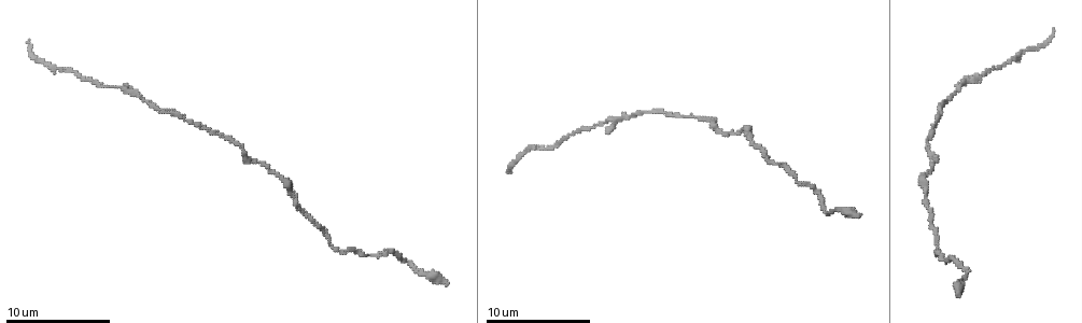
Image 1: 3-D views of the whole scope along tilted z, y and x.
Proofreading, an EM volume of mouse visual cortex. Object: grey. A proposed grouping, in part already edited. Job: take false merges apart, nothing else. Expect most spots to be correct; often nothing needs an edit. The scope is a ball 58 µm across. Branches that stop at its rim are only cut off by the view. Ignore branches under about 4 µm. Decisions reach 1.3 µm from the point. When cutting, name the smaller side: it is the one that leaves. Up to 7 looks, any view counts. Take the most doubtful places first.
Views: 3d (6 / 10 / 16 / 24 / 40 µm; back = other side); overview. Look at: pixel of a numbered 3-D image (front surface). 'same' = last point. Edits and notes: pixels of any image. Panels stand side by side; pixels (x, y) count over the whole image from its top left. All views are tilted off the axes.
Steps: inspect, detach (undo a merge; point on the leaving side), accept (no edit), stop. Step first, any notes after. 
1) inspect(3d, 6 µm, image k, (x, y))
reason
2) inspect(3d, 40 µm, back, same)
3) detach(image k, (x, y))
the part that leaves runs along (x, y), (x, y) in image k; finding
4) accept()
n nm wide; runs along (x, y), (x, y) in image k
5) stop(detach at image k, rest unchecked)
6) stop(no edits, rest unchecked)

inspect(3d, 10 µm, image 1, (799, 184))
thin neck

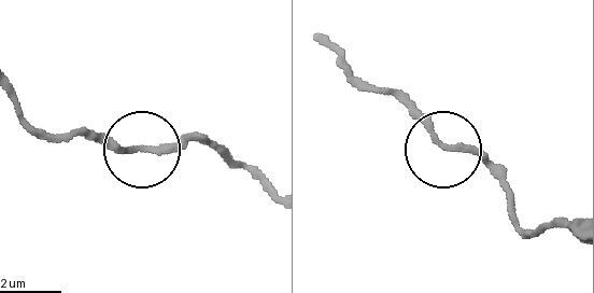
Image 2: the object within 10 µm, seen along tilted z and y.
accept()
runs along (314, 39), (508, 189) in image 2; all the same neuron

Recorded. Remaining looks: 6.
inspect(3d, 10 µm, image 1, (645, 111))
narrows sharply

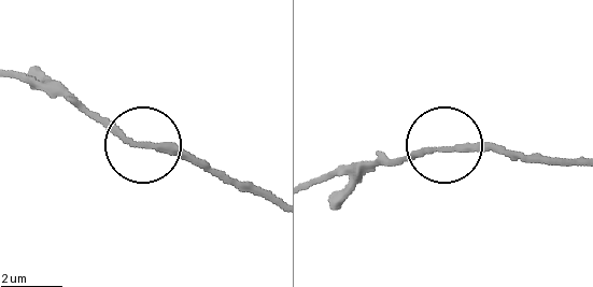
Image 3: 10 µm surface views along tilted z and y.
inspect(3d, 6 µm, image 3, (143, 144))

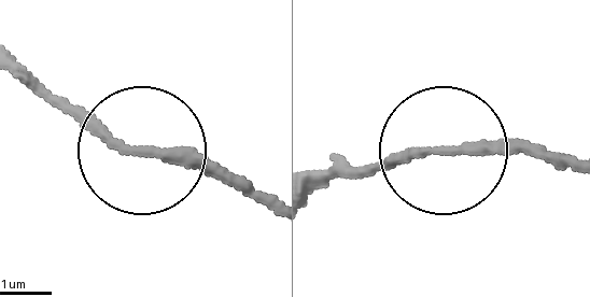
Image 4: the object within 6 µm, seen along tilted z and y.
accept()
runs along (275, 207), (78, 126), (47, 95) in image 4; one neuron here

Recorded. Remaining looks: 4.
inspect(3d, 10 µm, image 1, (121, 87))
side arm on a straight run

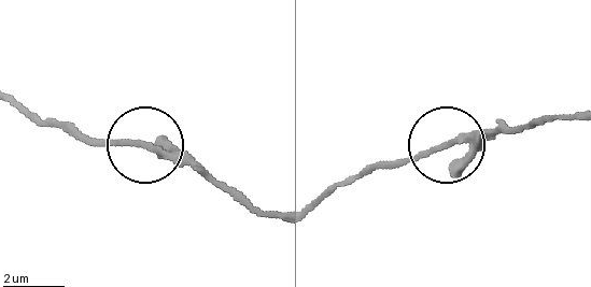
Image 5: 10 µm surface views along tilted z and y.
accept()
180 nm wide; continuous, no second neuron

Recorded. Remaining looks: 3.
inspect(3d, 6 µm, image 1, (332, 245))
narrows sharply

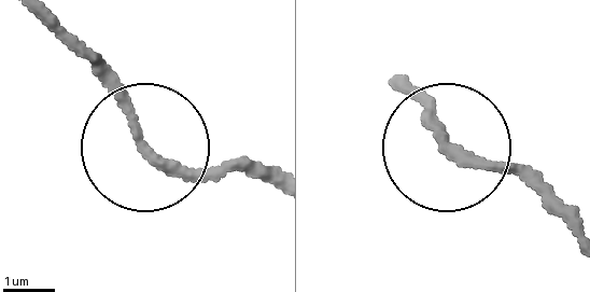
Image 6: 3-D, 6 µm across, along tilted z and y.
inspect(3d, 6 µm, back, image 6, (137, 137))

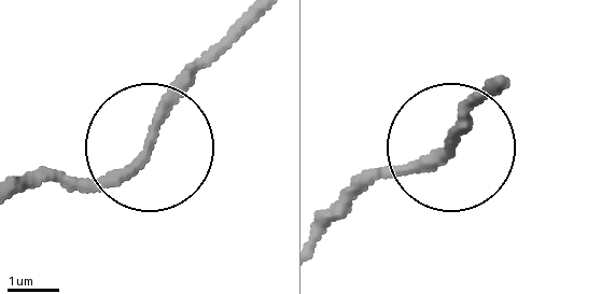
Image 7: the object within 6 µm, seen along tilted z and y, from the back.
accept()
all the same neuron

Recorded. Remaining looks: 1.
stop(no edits, rest unchecked)

